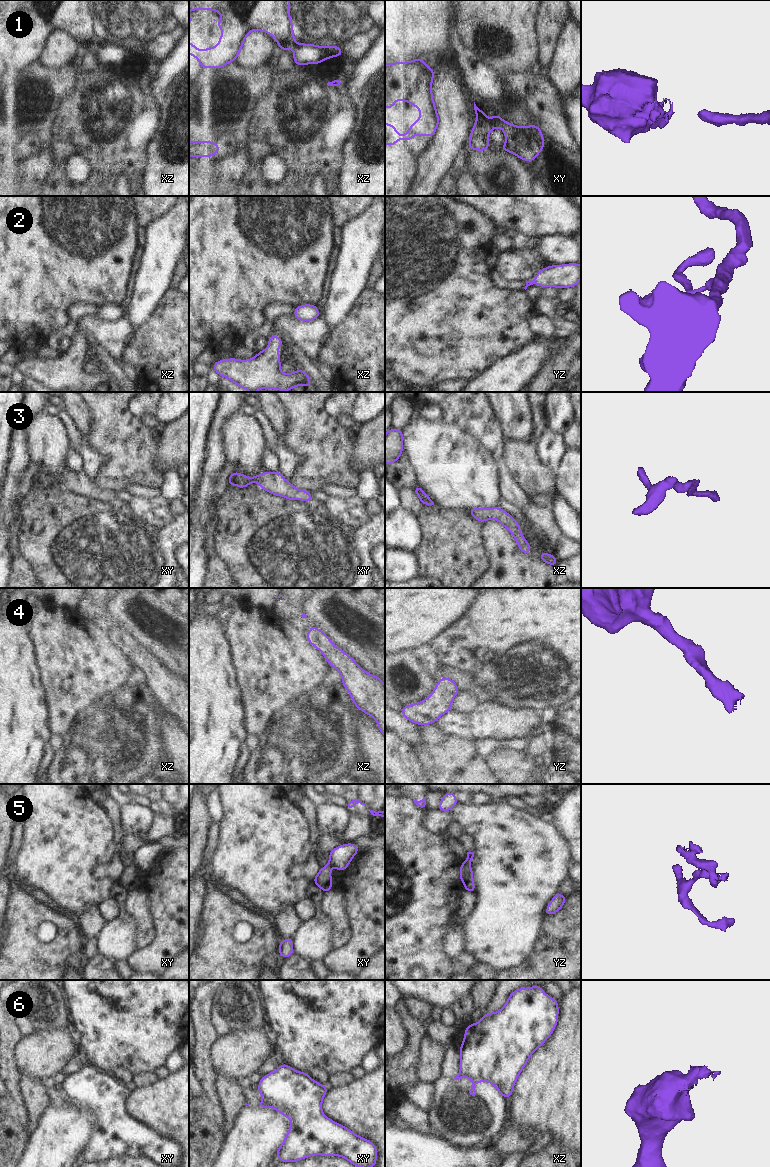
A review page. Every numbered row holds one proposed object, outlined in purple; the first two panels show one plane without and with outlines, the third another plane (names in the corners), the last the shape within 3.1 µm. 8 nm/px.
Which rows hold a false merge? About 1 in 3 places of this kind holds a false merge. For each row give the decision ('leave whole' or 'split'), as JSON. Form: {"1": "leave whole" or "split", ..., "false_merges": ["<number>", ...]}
{"1": "split", "2": "leave whole", "3": "leave whole", "4": "leave whole", "5": "split", "6": "split", "false_merges": ["1", "5", "6"]}

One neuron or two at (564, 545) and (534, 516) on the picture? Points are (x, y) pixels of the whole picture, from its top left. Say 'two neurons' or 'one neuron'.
one neuron

